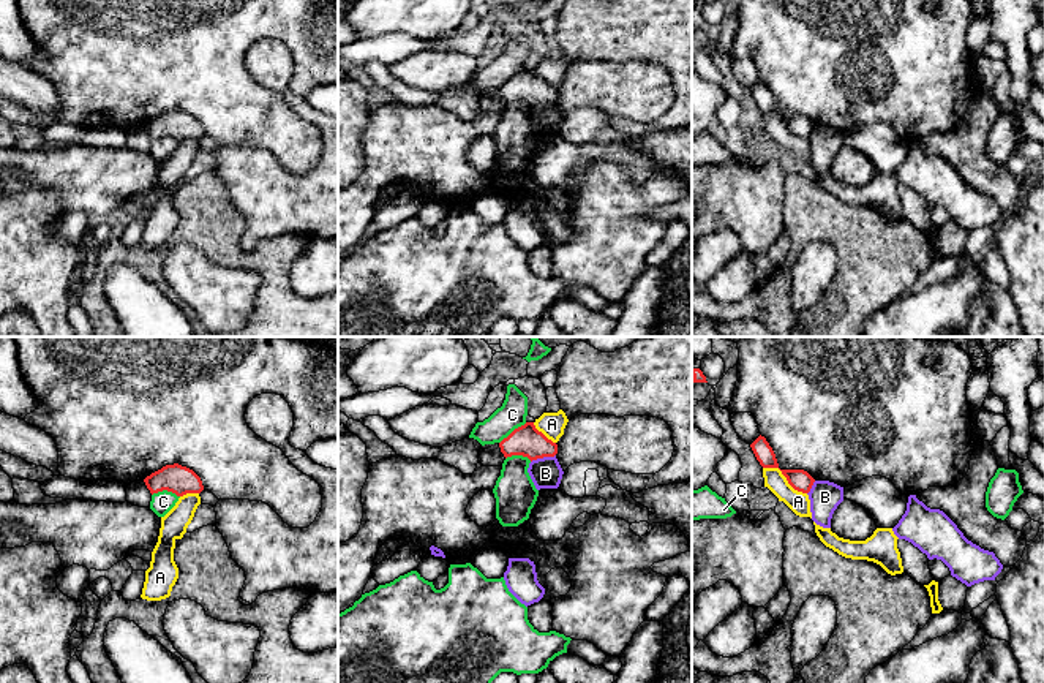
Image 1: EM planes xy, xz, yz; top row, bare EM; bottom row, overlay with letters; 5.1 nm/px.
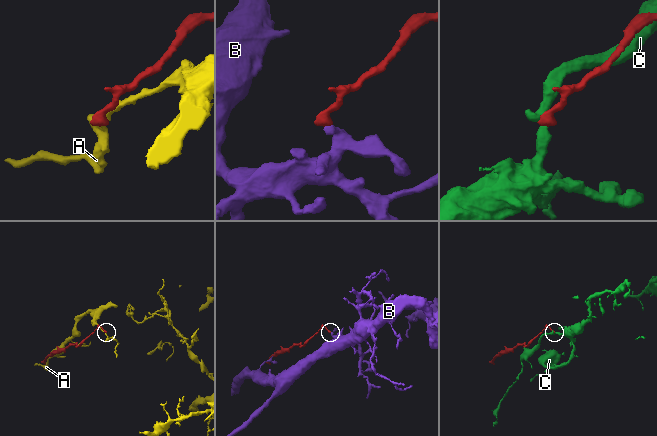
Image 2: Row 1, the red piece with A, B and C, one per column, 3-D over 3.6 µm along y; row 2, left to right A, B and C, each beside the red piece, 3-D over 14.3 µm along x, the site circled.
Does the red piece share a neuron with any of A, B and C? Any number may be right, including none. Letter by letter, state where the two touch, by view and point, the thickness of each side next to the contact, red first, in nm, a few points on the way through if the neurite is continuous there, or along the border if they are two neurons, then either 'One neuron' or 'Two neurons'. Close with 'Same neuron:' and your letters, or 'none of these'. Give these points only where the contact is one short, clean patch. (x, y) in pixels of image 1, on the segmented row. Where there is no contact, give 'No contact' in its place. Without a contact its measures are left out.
A: Touches red at yz (785, 476). Thickness 110 nm (red) against 110 nm. Two neurons
B: Touches red at xz (542, 457). Thickness 160 nm (red) against 160 nm. Boundary: xz (555, 454), (537, 457), (531, 462). Two neurons
C: Touches red at xy (166, 489). Thickness 150 nm (red) against 110 nm. Two neurons
Same neuron: none of these

